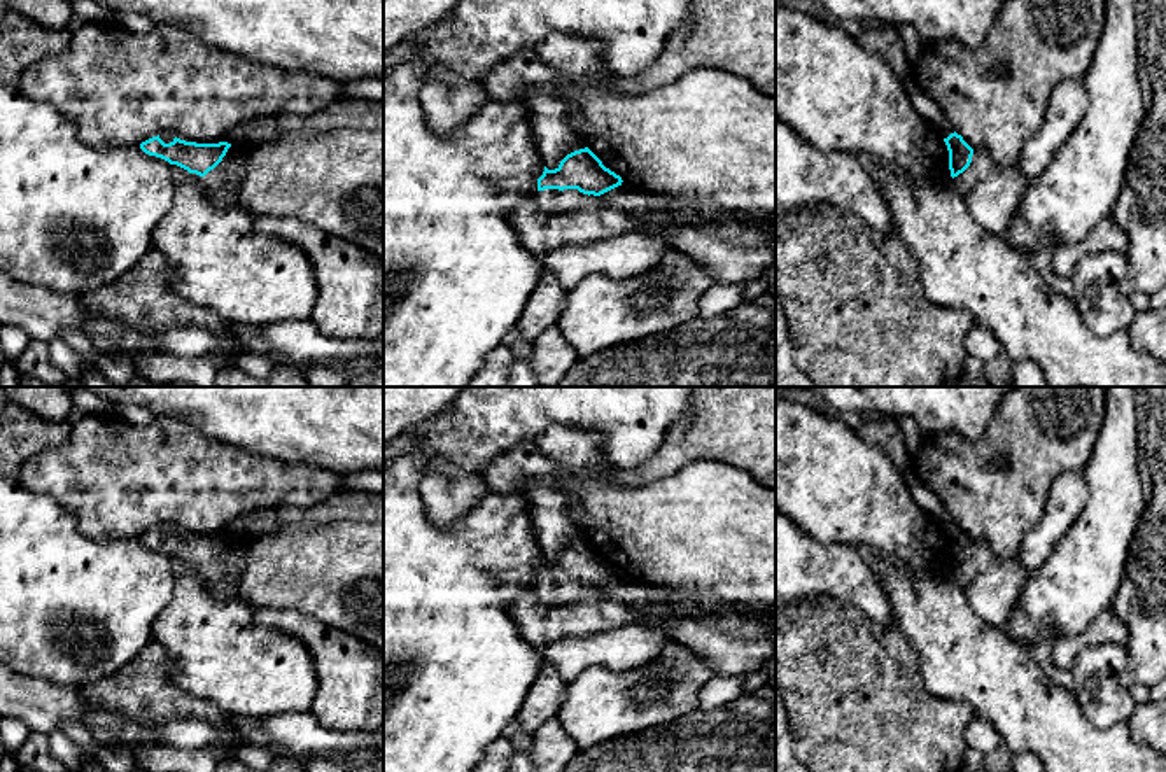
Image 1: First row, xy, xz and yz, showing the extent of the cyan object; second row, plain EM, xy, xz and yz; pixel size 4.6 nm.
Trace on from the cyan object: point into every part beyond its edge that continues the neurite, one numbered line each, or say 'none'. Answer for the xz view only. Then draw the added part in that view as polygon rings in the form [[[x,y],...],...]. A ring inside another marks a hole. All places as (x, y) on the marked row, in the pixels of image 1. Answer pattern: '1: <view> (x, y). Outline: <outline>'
1: xz (550, 200). Outline: [[[544,189],[536,193],[537,205],[544,212],[564,214],[574,212],[588,203],[588,194],[579,193],[578,189]]]

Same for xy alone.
1: xy (221, 184). Outline: [[[231,145],[222,161],[205,177],[191,173],[215,207],[238,205],[243,149]]]

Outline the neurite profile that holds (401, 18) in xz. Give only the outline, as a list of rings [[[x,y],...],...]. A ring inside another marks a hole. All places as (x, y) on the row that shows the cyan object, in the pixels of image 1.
[[[383,0],[383,54],[446,14],[460,0]]]

